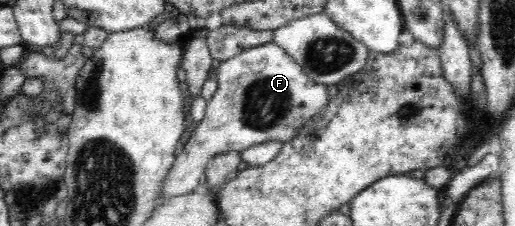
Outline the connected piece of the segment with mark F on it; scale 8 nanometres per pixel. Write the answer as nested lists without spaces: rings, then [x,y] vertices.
[[[273,42],[221,61],[216,78],[218,88],[208,100],[204,119],[161,180],[159,196],[162,200],[199,189],[200,176],[208,162],[218,154],[241,152],[268,141],[289,141],[304,128],[305,122],[328,104],[328,88],[310,80],[301,66]]]

